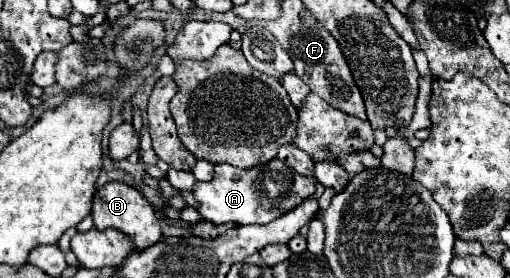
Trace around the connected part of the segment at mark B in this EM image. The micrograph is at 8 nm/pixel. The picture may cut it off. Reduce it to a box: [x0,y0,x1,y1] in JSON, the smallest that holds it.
[93,183,163,251]

